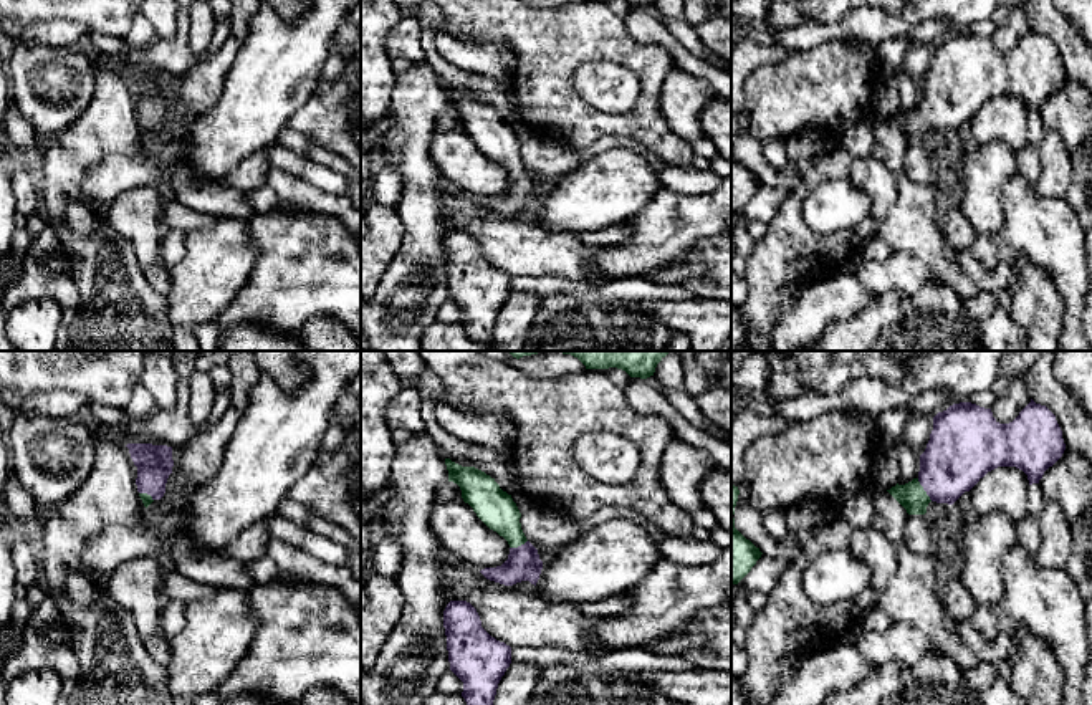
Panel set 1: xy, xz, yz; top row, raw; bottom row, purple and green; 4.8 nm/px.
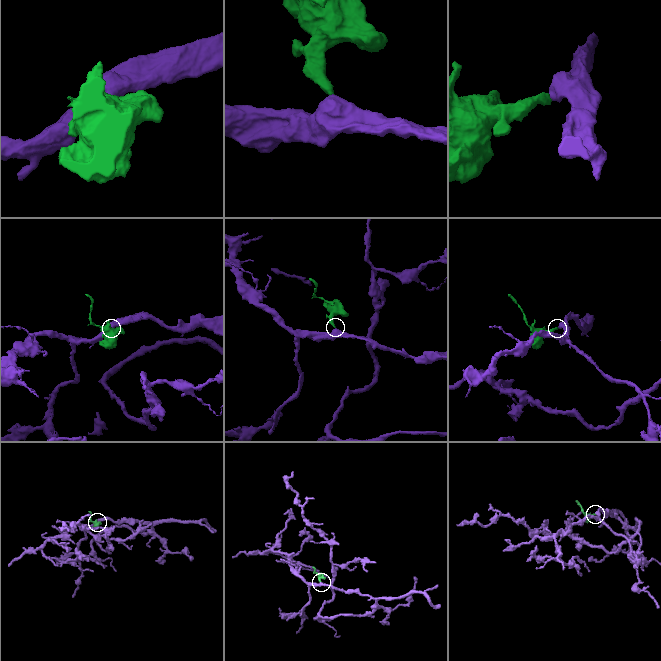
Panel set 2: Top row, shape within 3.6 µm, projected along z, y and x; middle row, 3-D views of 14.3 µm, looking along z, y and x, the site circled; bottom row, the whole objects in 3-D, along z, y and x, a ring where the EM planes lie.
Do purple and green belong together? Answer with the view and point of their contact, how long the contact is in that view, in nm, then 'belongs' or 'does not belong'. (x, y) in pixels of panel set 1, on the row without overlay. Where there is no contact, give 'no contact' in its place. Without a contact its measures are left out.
contact yz (924, 118); length 130 nm; belongs

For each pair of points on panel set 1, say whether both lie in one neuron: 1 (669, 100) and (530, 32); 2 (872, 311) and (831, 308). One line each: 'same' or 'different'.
1: different
2: different

